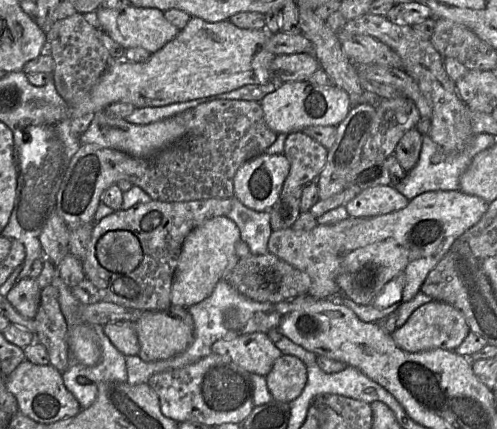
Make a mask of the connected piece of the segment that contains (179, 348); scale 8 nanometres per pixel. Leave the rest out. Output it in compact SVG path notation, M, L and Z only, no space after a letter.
M171 306L165 310L147 311L135 321L140 344L139 356L145 362L165 360L186 350L194 339L194 321L186 308Z

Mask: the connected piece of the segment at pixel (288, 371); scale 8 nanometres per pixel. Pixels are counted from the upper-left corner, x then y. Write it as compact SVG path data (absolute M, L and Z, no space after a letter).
M282 355L266 375L266 382L273 400L290 403L306 385L307 367L295 356Z

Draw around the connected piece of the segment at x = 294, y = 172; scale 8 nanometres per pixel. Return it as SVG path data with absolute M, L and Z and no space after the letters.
M304 132L287 134L284 155L290 163L290 170L281 190L281 198L315 181L325 166L327 154L327 148Z

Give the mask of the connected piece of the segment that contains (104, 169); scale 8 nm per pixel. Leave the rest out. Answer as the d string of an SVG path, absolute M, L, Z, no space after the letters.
M217 99L197 105L184 138L150 158L137 158L95 144L81 144L56 195L55 210L67 228L94 222L101 195L121 180L140 187L155 201L185 202L234 197L234 176L247 161L266 152L277 134L266 124L260 102Z

